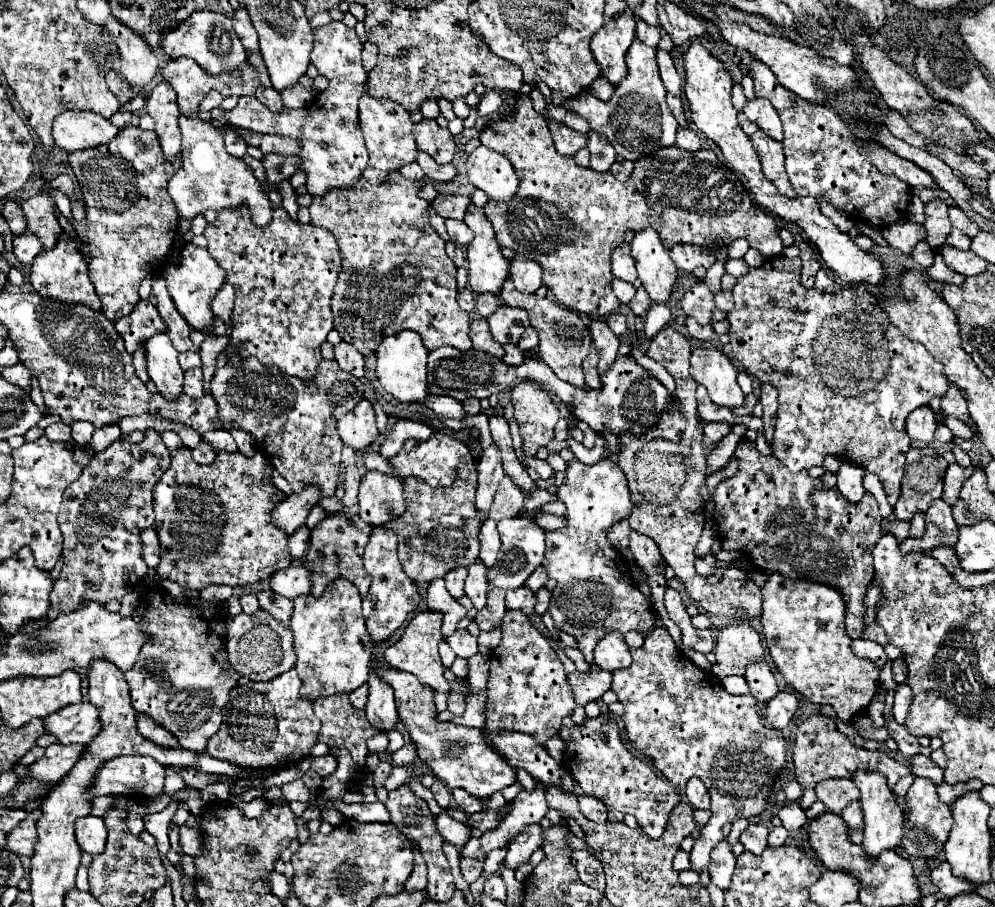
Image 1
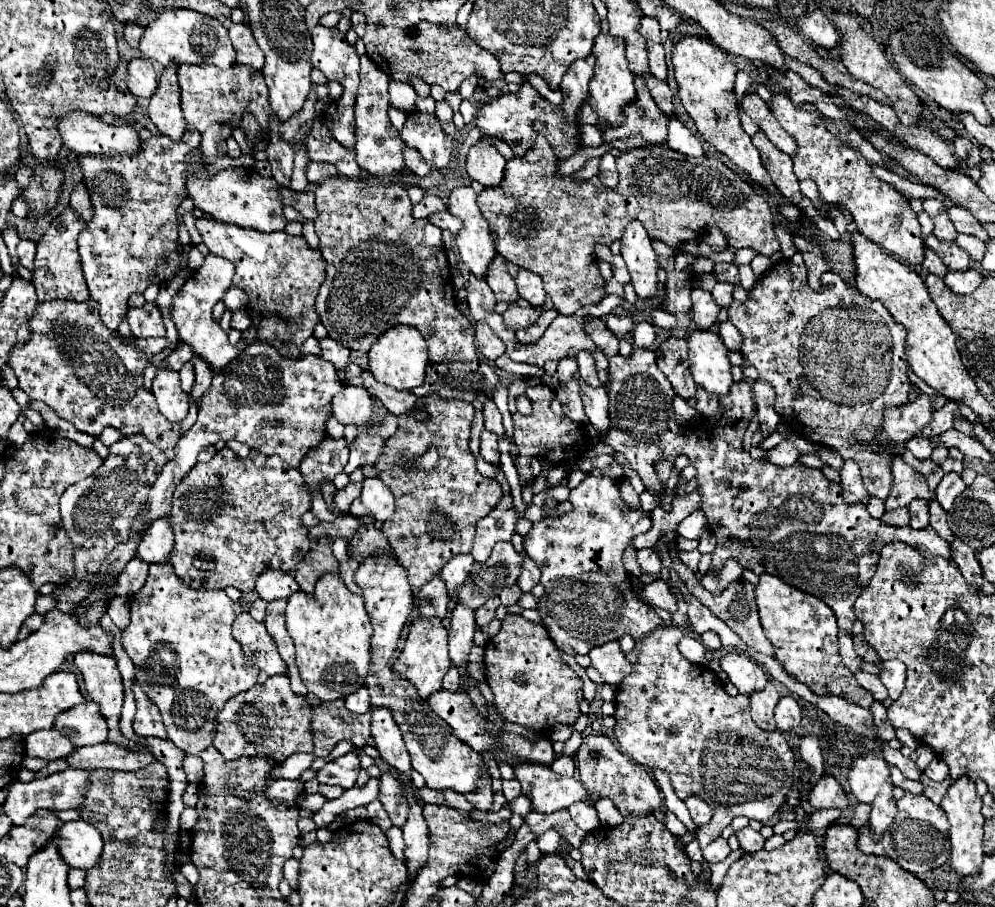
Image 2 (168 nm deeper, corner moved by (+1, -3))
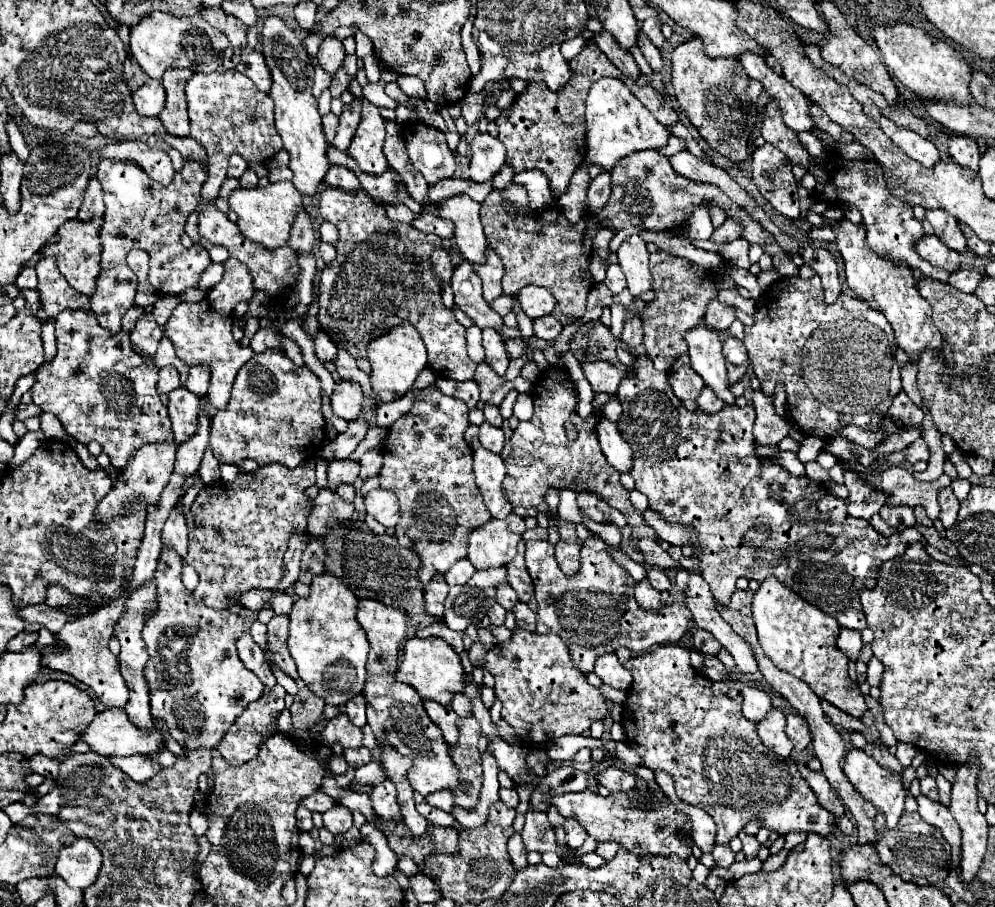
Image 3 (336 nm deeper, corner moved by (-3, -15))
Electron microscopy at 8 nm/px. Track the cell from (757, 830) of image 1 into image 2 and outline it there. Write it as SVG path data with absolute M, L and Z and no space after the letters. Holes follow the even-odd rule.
M746 827L746 829L740 829L736 831L736 837L740 841L740 847L746 851L746 853L752 853L752 851L760 851L764 847L764 837L754 831L752 827Z

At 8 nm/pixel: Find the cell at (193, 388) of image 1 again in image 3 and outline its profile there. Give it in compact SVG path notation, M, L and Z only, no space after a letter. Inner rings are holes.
M194 365L194 367L190 367L186 389L190 389L194 395L200 397L208 391L208 381L210 381L210 371L202 365Z

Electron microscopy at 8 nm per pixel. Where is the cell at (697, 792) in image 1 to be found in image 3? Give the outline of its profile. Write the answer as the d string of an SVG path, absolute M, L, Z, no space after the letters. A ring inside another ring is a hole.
M676 799L676 803L680 803L680 807L684 807L684 811L688 811L688 817L692 819L694 843L700 847L702 853L710 853L714 847L714 837L716 837L716 825L714 825L712 817L708 817L704 811L700 811L700 807L692 807L680 799Z

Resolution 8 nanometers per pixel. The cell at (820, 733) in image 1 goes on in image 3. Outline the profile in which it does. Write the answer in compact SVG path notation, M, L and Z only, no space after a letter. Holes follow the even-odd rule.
M920 795L918 799L918 813L922 819L926 819L928 823L932 823L934 827L938 827L944 835L944 839L950 843L952 847L952 863L958 867L960 863L960 827L958 823L954 821L954 817L950 815L950 811L938 803L938 801L932 801L924 795Z

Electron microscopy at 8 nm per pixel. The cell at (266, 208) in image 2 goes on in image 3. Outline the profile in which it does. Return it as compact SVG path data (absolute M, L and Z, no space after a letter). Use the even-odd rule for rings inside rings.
M278 181L270 183L266 187L254 187L254 189L235 189L229 197L229 207L238 215L238 229L240 233L256 243L262 243L266 249L278 249L288 243L288 231L294 223L294 217L298 213L298 207L302 203L302 195L292 187L290 181Z

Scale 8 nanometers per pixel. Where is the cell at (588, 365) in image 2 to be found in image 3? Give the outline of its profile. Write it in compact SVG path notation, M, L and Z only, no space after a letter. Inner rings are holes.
M596 361L596 363L584 363L582 371L586 375L586 379L590 381L594 393L616 393L620 381L626 377L626 367L618 367L618 365L610 365L604 361Z

